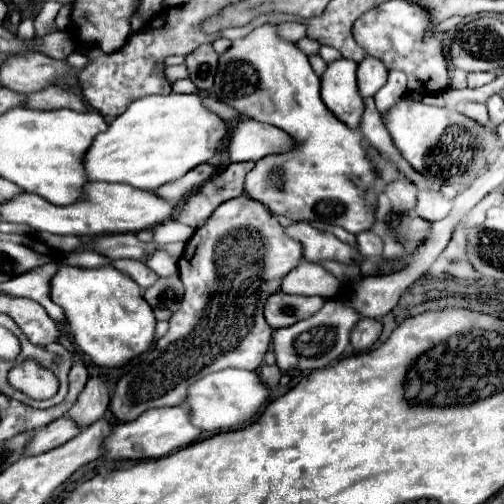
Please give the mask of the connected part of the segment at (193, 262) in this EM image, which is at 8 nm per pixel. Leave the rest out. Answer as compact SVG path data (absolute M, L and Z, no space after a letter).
M240 195L222 203L212 217L206 221L204 227L196 229L192 239L186 245L184 255L178 261L180 279L186 287L184 299L180 309L170 317L168 333L156 341L156 347L146 351L140 357L140 363L134 365L128 373L120 377L114 389L114 397L110 401L112 415L124 423L140 417L144 411L152 407L174 407L186 399L186 387L192 385L196 379L202 379L208 373L238 367L256 371L262 361L264 353L268 351L272 329L264 321L262 307L270 293L280 289L282 277L294 269L302 259L302 247L298 241L284 235L280 223L270 215L270 211L250 199L248 195Z

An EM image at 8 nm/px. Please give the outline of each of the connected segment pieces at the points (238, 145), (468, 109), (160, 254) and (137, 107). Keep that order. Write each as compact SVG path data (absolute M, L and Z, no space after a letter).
M240 117L230 129L228 155L230 161L258 161L266 155L288 151L292 145L290 135L284 135L282 129L250 117Z
M460 103L460 105L458 105L458 111L460 111L462 115L468 115L470 119L476 119L480 125L488 125L488 123L490 123L484 105L478 105L478 103Z
M162 249L152 253L152 257L150 257L150 261L146 261L146 265L150 269L154 269L160 277L168 277L178 271L178 269L174 269L176 259L172 259L172 255L168 255L168 251L162 251Z
M152 95L130 103L108 129L96 135L96 141L84 155L84 169L90 181L128 183L130 187L156 189L180 179L200 163L208 163L222 139L228 135L228 123L208 111L198 95Z

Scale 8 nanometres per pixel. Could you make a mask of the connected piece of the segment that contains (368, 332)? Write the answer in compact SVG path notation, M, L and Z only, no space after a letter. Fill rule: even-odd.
M362 317L360 323L356 323L356 327L352 329L350 335L350 343L354 347L354 351L368 351L380 337L382 333L382 323L378 319L366 319Z

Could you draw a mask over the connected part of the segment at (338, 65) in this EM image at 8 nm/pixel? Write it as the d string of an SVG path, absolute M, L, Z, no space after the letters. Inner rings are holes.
M344 57L328 63L326 71L320 75L320 83L320 95L326 107L342 123L346 123L352 129L358 129L364 103L356 87L356 63Z

